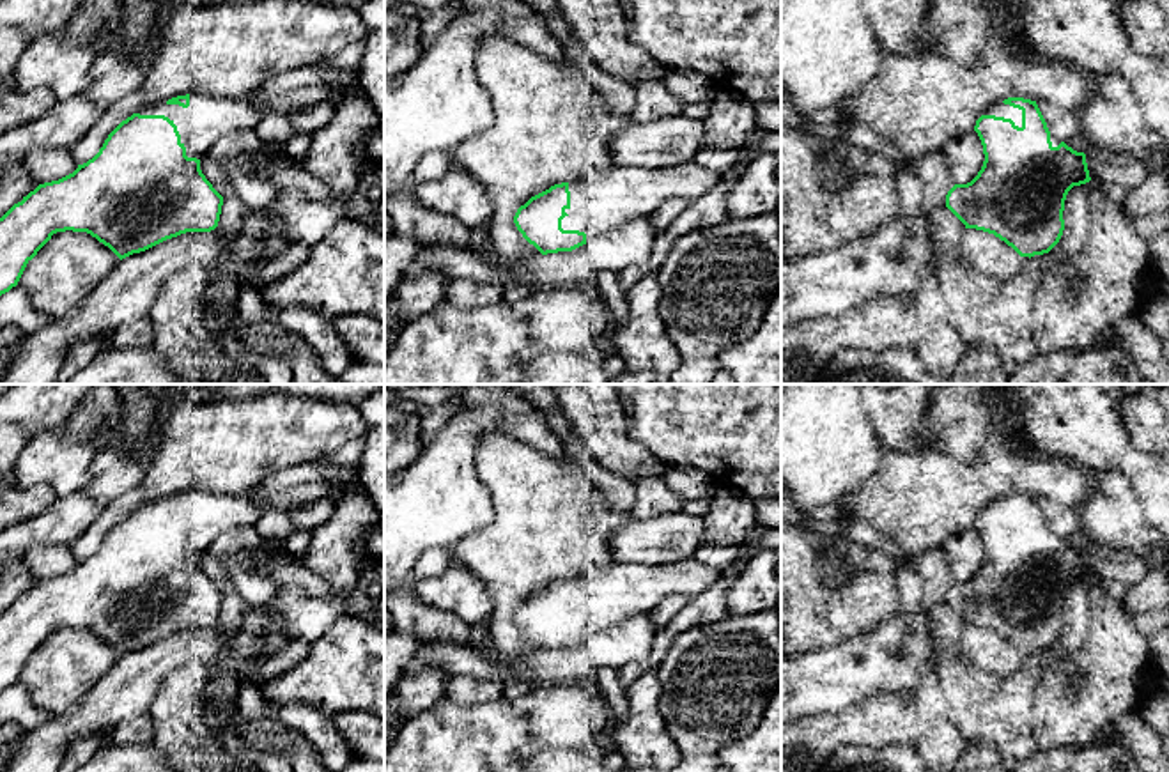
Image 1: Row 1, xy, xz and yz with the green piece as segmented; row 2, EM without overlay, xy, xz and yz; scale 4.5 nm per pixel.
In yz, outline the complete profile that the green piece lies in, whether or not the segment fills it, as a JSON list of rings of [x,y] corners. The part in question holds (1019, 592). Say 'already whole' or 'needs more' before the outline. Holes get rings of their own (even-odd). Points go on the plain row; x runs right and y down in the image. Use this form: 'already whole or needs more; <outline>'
needs more; [[[1008,494],[994,501],[976,517],[974,528],[978,529],[985,558],[978,572],[967,581],[955,581],[946,591],[946,604],[965,621],[994,630],[1020,653],[1034,653],[1049,650],[1061,636],[1064,627],[1064,597],[1073,583],[1091,577],[1086,551],[1077,549],[1061,538],[1057,544],[1050,538],[1050,528],[1036,501],[1036,498],[1024,494]]]

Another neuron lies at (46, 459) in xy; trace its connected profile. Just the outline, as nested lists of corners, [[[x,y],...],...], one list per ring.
[[[44,430],[32,436],[18,457],[14,467],[14,483],[23,490],[37,485],[48,485],[57,498],[83,490],[92,476],[90,464],[99,446],[96,437],[97,430],[83,432],[74,444],[67,444],[62,434],[55,430]]]

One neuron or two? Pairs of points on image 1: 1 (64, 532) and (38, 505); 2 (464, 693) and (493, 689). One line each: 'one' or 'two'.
1: two
2: one

